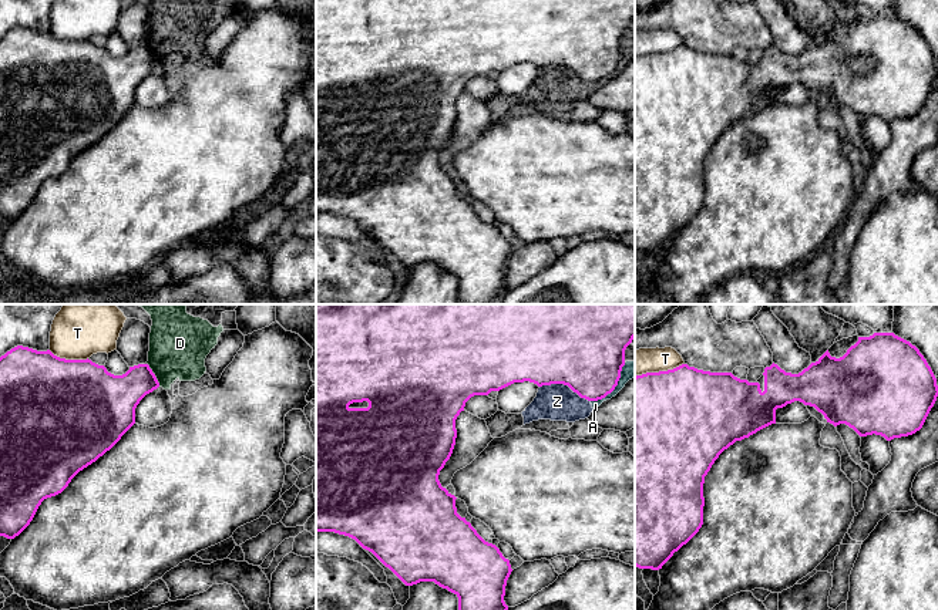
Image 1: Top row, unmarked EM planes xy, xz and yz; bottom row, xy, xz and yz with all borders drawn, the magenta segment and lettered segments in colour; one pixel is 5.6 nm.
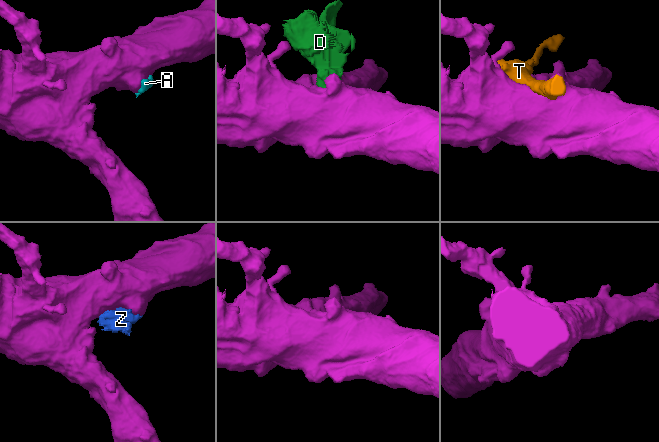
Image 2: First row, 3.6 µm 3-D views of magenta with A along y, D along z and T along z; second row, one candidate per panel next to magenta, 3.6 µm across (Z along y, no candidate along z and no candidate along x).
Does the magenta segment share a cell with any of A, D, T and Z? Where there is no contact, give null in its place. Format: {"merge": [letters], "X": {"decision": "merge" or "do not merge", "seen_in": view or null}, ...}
{"merge": [], "A": {"decision": "do not merge", "seen_in": "xz"}, "D": {"decision": "do not merge", "seen_in": "xy"}, "T": {"decision": "do not merge", "seen_in": "yz"}, "Z": {"decision": "do not merge", "seen_in": "xz"}}

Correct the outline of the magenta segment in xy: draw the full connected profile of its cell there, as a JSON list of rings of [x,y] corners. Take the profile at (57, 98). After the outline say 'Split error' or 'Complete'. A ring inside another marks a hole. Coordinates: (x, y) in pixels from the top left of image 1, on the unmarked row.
[[[17,27],[0,38],[0,218],[14,220],[47,179],[61,175],[84,149],[110,132],[135,105],[135,90],[159,64],[148,46],[114,57],[91,41],[65,41],[50,31]]]. Complete

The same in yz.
[[[874,14],[870,18],[858,18],[858,23],[851,27],[847,34],[840,38],[831,38],[828,31],[816,43],[811,44],[799,55],[786,54],[777,46],[771,46],[764,50],[764,71],[760,71],[759,64],[749,64],[747,61],[740,61],[732,54],[710,54],[689,48],[682,46],[673,51],[646,54],[635,58],[635,247],[639,250],[659,252],[662,247],[678,233],[683,226],[686,226],[702,209],[703,206],[703,165],[705,158],[710,152],[719,137],[733,127],[736,122],[742,122],[756,115],[757,112],[776,105],[776,91],[783,90],[787,85],[800,82],[804,87],[814,88],[818,94],[824,97],[827,104],[834,108],[845,105],[853,109],[860,118],[867,117],[881,117],[887,122],[894,119],[908,118],[919,112],[934,88],[938,78],[937,60],[928,47],[919,31],[910,23],[895,17],[894,14]]]. Complete

